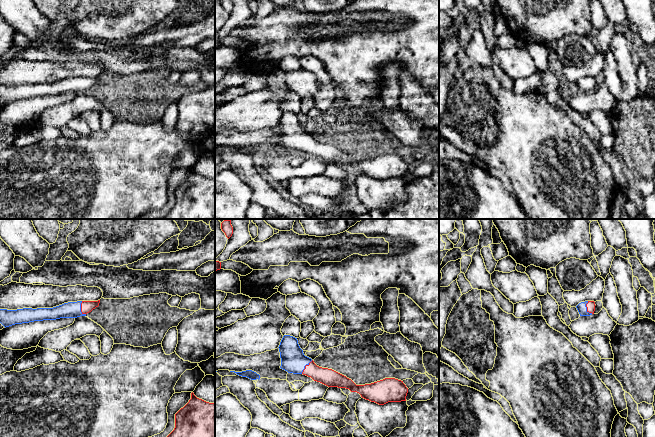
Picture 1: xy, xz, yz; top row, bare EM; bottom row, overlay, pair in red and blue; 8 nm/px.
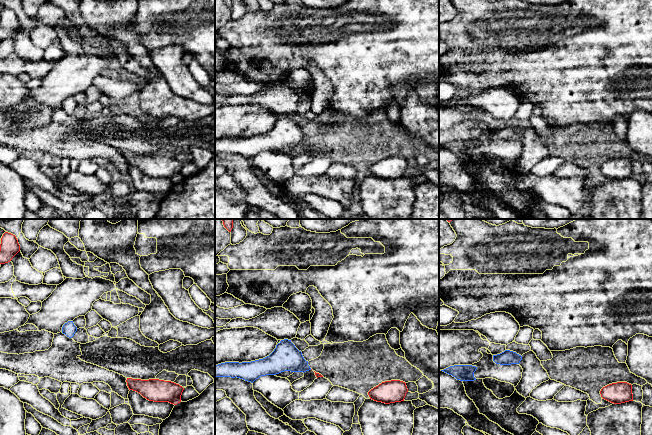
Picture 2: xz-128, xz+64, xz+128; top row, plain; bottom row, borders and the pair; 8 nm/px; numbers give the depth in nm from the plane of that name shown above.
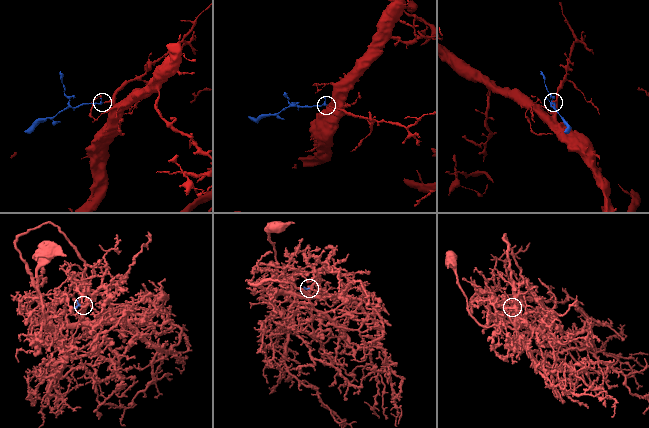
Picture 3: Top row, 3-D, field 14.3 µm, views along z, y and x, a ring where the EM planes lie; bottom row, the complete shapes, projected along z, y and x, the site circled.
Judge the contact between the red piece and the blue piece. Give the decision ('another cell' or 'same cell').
same cell

